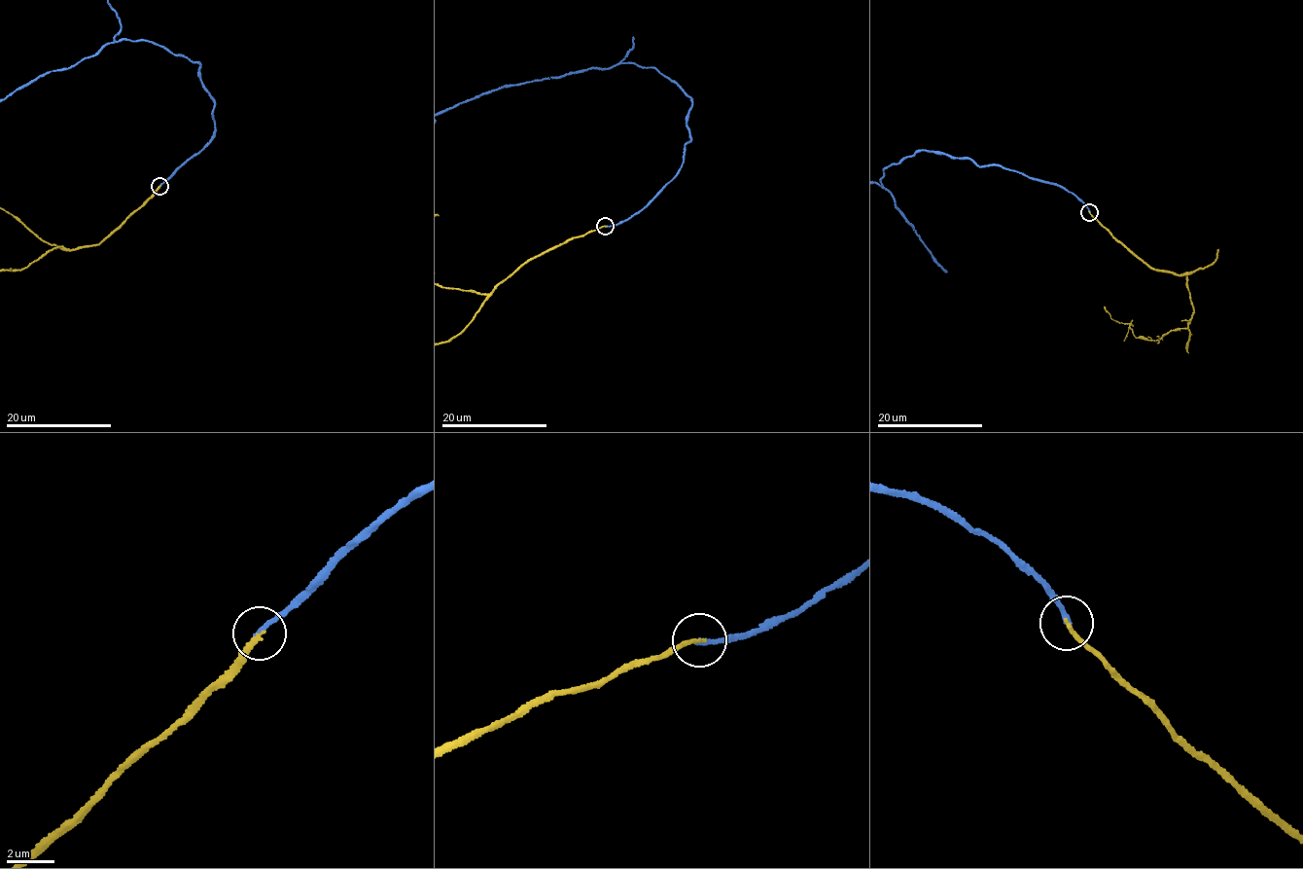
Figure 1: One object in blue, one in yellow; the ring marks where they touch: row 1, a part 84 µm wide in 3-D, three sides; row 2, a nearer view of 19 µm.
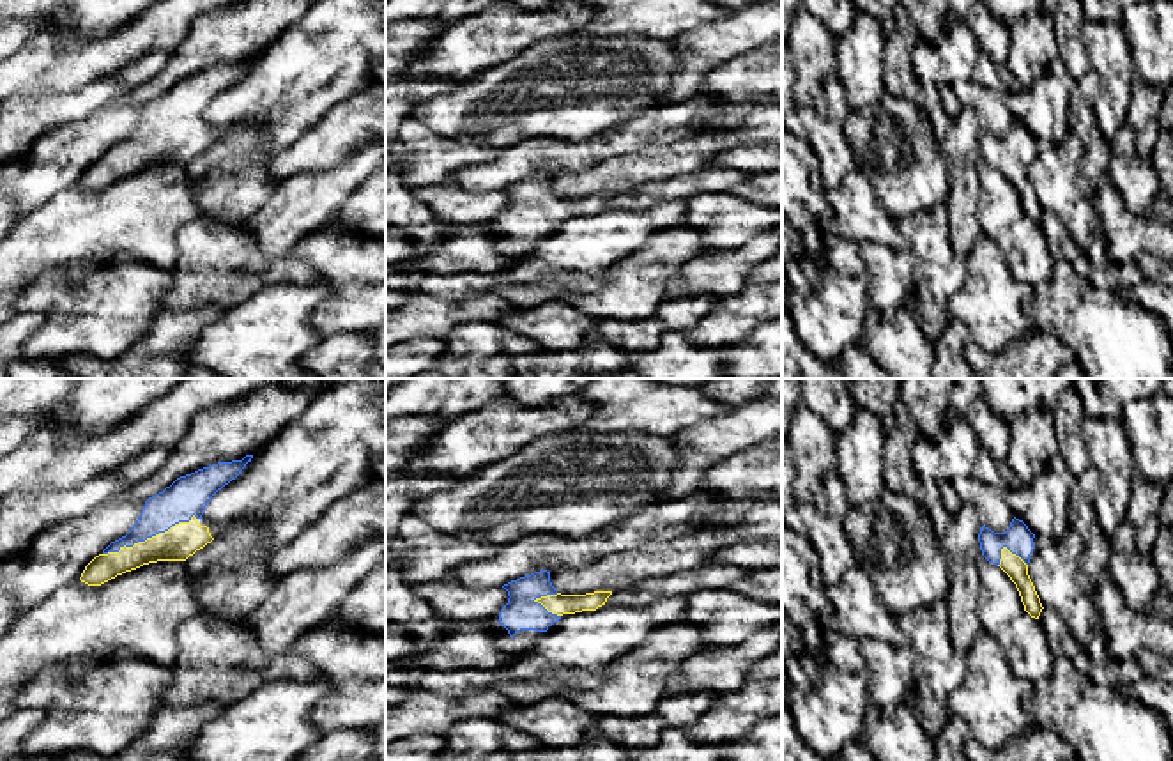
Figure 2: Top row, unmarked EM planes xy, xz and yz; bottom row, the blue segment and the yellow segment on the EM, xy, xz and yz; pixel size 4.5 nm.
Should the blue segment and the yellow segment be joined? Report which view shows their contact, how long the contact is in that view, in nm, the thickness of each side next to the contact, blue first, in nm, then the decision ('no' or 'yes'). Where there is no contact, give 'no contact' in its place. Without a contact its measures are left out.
xy | 460 nm | 180/160 nm | yes

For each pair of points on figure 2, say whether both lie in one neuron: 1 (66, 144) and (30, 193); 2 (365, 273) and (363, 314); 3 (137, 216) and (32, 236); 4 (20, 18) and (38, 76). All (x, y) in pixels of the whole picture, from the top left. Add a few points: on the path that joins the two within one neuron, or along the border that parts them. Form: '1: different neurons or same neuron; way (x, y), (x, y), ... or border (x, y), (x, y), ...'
1: same neuron; way (59, 156), (34, 181)
2: same neuron; way (361, 284), (363, 303)
3: same neuron; way (110, 222), (59, 234)
4: different neurons; border (27, 38), (18, 50)

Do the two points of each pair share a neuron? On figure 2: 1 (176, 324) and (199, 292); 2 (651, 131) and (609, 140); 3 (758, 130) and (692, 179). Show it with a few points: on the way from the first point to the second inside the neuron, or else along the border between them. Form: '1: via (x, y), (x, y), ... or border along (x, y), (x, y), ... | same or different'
1: border along (223, 308), (199, 305), (165, 310) | different
2: via (641, 131), (620, 138) | same
3: border along (706, 165), (667, 181) | different

